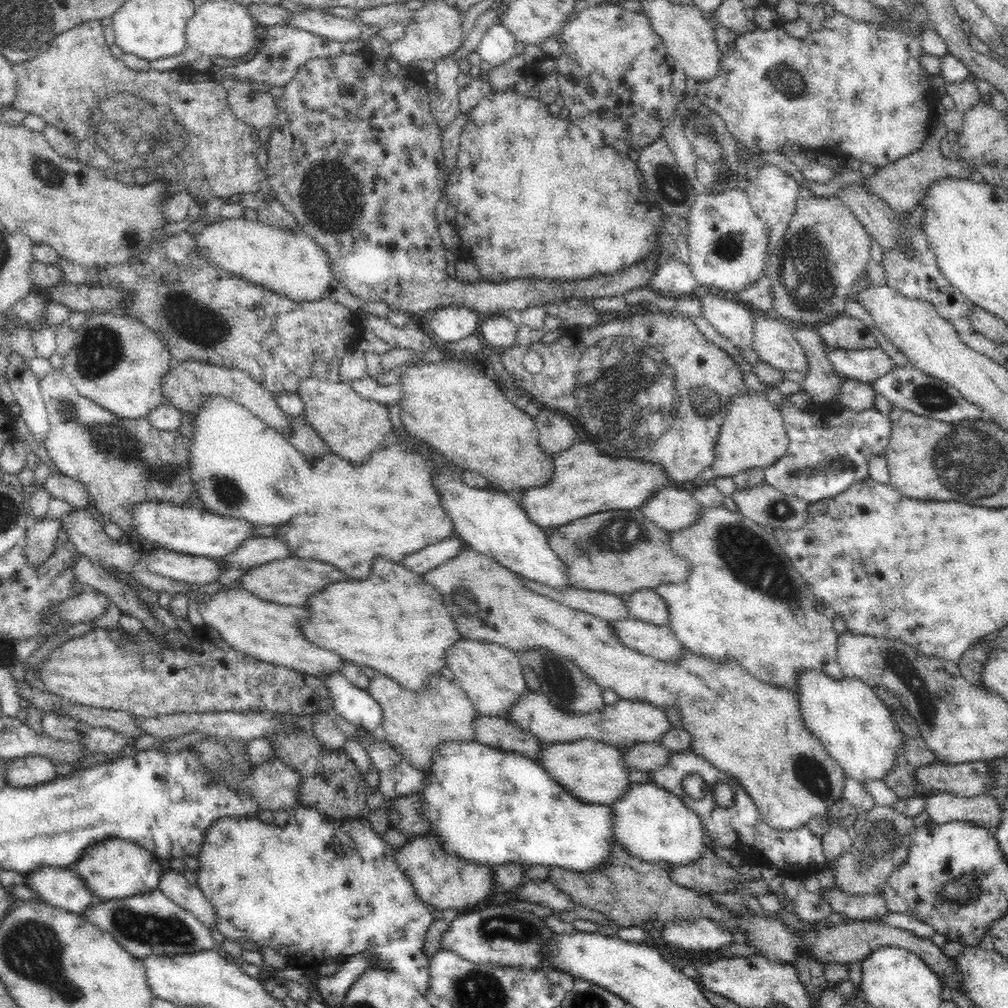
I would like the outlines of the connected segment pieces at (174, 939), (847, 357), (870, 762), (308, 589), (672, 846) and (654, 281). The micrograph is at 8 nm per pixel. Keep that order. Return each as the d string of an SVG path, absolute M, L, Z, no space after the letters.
M159 888L123 899L98 900L83 912L82 917L96 928L109 932L126 952L142 960L151 954L188 954L210 950L216 943L202 921L164 896Z
M825 345L828 362L837 372L842 372L848 379L863 383L873 383L881 376L892 372L896 366L886 352L877 345L876 348L830 349Z
M814 669L800 671L798 683L799 691L795 693L800 701L800 716L807 729L823 744L824 750L857 782L864 784L871 780L883 780L895 765L896 753L902 746L902 733L874 688L860 679L835 679Z
M284 558L261 564L248 569L240 578L240 585L262 600L286 606L304 607L307 600L316 592L322 592L328 584L346 582L350 580L348 574L342 573L339 568L319 560Z
M635 784L628 794L609 805L613 817L615 843L621 844L632 856L646 862L664 862L684 866L694 863L704 851L715 848L710 832L703 828L702 816L658 785Z
M674 257L660 264L646 286L650 286L660 295L675 297L680 294L689 295L698 284L689 265Z

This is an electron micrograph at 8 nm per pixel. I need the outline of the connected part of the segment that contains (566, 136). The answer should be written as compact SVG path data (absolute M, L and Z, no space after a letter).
M514 89L492 90L484 96L480 103L467 113L467 122L459 137L460 146L456 154L456 168L450 172L445 182L443 192L450 205L456 208L456 218L453 226L460 237L461 249L465 251L477 267L484 280L499 283L510 279L538 279L543 281L580 281L598 275L611 275L646 259L656 250L658 244L658 230L662 228L664 212L656 206L648 196L642 194L642 174L637 162L629 159L628 155L614 150L609 146L595 147L583 131L574 126L567 119L552 116L548 106L540 100L527 98Z

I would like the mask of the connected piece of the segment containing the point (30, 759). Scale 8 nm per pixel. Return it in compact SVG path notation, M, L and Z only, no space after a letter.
M28 755L6 762L7 785L13 788L45 784L58 776L53 761L48 757Z

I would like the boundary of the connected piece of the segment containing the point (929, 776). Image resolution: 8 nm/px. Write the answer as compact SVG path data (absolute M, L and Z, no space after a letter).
M986 761L966 762L966 763L932 763L928 766L918 767L915 770L915 780L924 786L924 789L934 792L943 791L958 796L978 796L988 792L988 766Z

